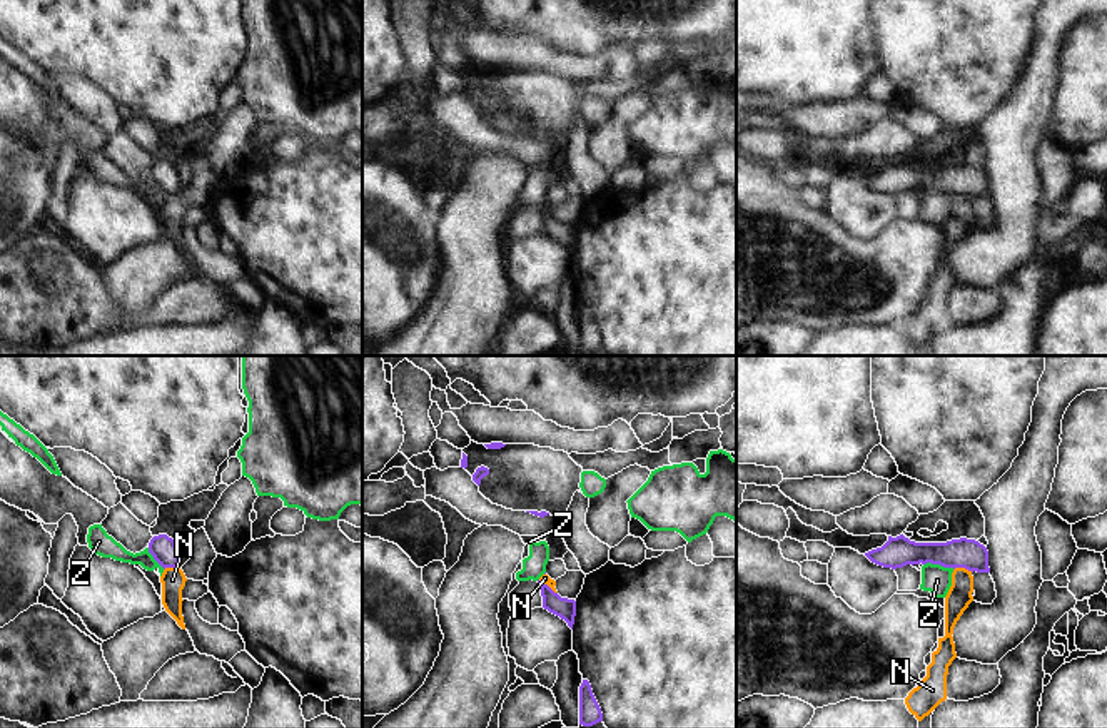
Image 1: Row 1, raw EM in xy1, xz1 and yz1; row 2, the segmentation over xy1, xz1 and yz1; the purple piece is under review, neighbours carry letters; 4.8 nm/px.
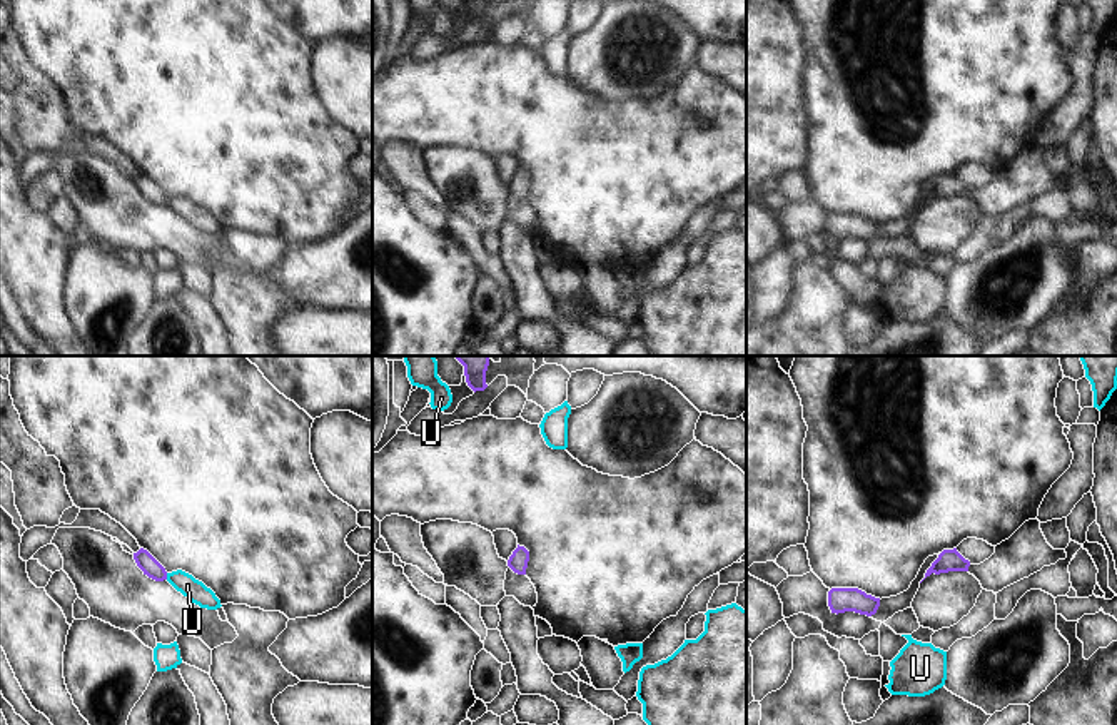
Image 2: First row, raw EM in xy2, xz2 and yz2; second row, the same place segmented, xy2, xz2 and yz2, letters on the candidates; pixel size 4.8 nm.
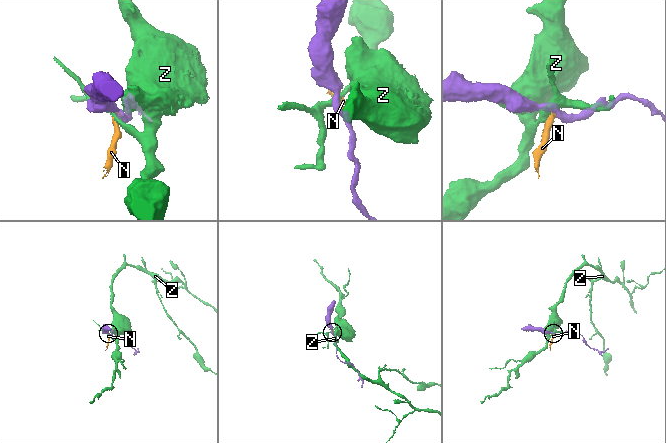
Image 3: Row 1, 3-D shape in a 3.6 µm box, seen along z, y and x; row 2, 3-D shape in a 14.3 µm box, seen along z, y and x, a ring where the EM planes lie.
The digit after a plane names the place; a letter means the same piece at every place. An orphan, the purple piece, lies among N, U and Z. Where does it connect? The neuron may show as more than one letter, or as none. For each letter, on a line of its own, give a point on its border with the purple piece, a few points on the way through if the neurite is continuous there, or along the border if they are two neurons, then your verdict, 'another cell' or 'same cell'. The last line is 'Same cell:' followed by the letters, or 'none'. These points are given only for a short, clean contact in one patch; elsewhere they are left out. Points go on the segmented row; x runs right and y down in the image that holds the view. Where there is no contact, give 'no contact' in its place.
N: yz1 (964, 566) | along yz1 (954, 568), (972, 571) | another cell
U: xy2 (166, 577) | another cell
Z: yz1 (939, 563) | along yz1 (924, 563), (954, 568) | another cell
Same cell: none

